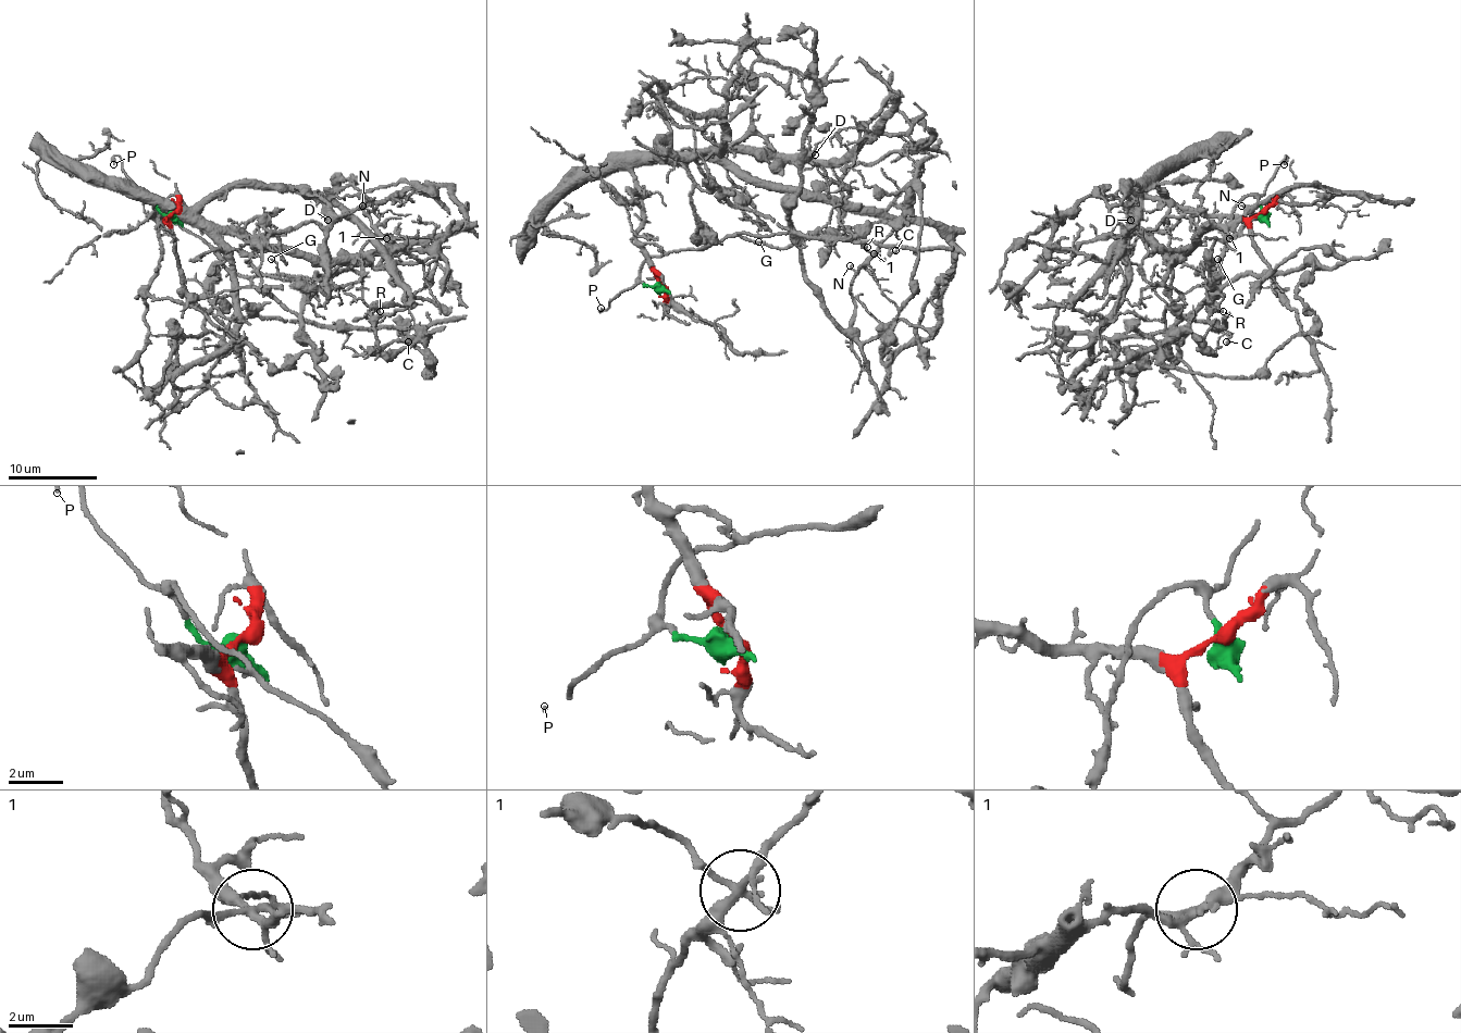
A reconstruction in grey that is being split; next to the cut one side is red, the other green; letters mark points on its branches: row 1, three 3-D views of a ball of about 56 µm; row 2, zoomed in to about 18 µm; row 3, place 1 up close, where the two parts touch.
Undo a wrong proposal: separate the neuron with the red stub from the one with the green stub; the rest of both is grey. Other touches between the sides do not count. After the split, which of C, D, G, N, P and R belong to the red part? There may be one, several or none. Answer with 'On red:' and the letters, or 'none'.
On red: D, N, R

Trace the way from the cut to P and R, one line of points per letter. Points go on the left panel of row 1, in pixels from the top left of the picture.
P: (173, 211), (162, 213), (124, 171), (118, 156), (113, 164)
R: (175, 211), (148, 215), (146, 198), (267, 245), (342, 258), (380, 311)

